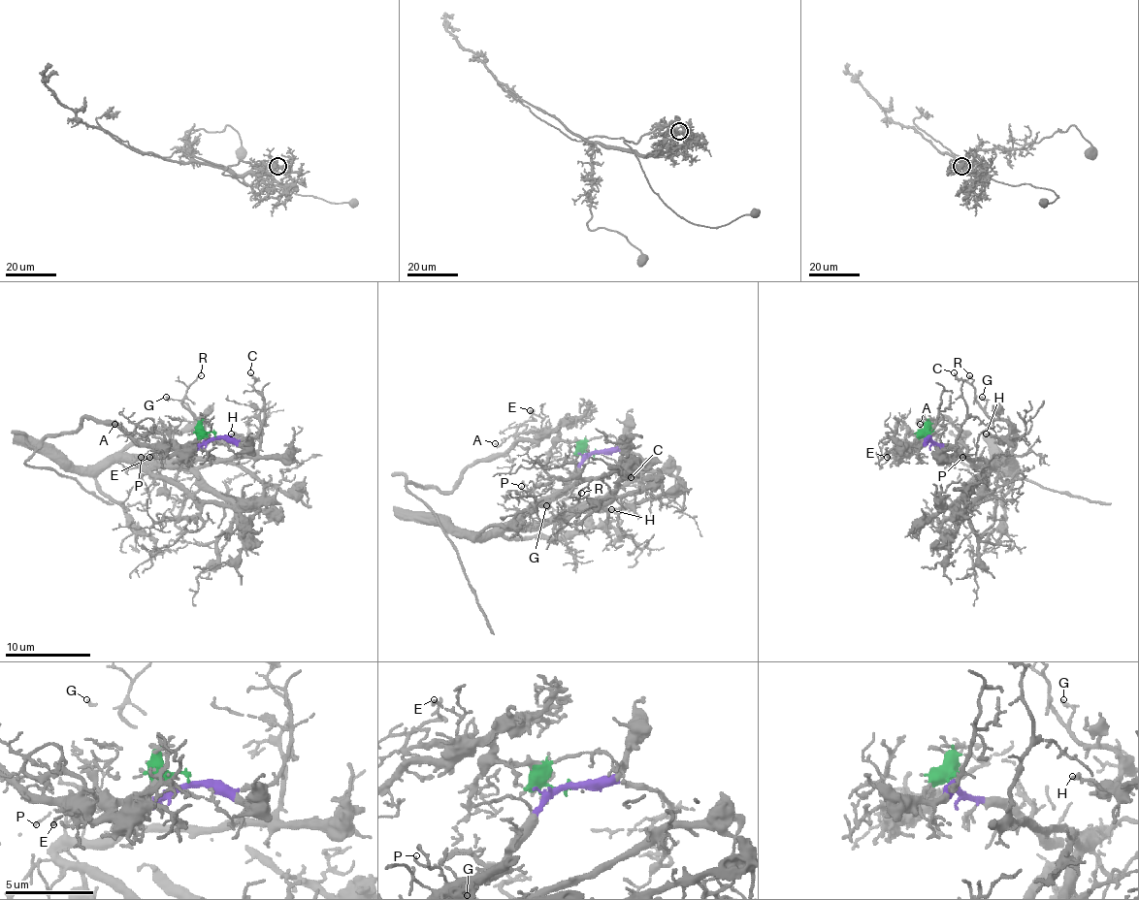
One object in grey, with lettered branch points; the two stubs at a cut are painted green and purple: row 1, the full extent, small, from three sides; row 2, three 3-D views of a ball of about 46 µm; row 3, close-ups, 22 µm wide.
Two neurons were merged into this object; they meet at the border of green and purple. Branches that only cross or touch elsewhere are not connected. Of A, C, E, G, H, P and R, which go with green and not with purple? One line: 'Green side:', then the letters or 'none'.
Green side: A, E

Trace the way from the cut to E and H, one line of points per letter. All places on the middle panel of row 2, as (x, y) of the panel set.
E: (596, 449), (587, 453), (576, 442), (557, 440), (542, 426), (540, 417), (530, 410)
H: (596, 449), (576, 477), (555, 496), (536, 500), (504, 534), (542, 536), (617, 528), (621, 522), (610, 509)

